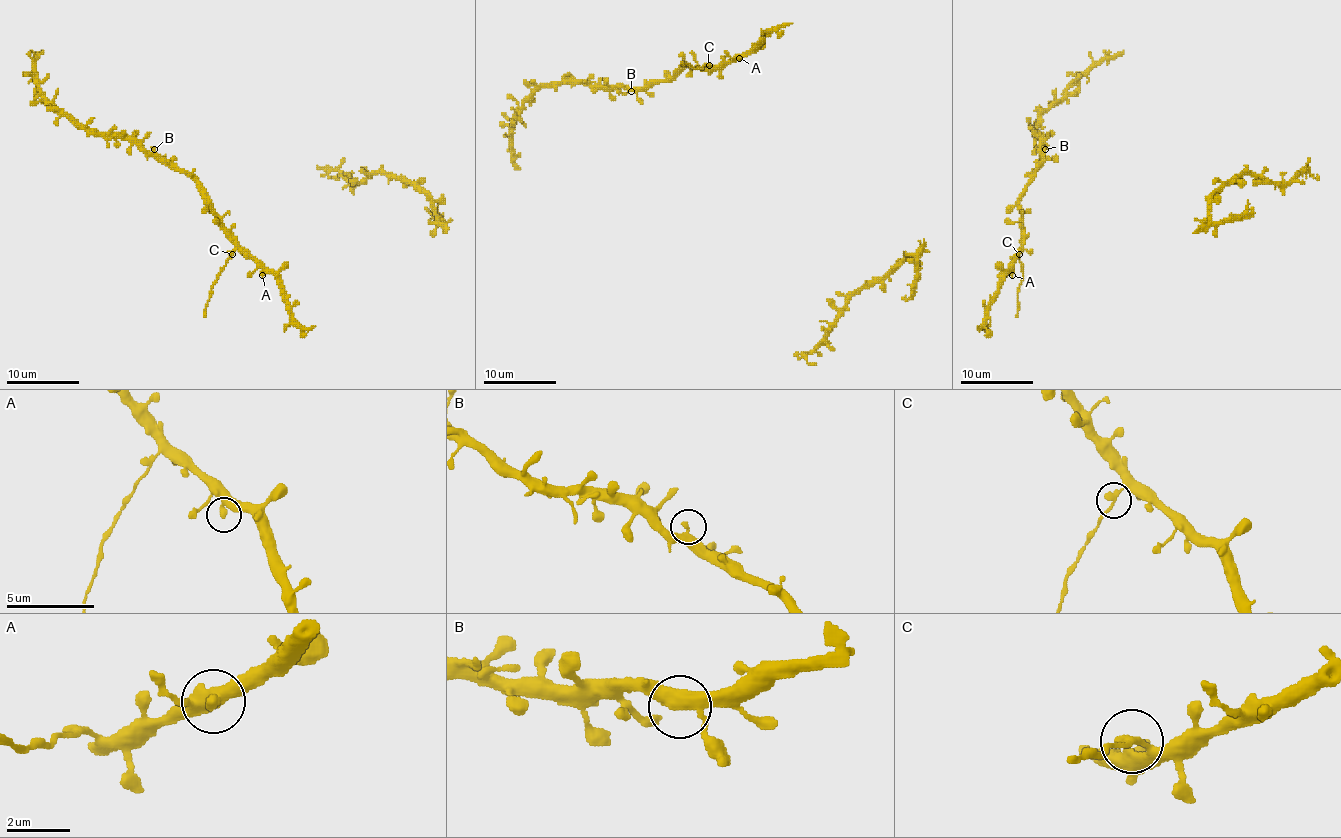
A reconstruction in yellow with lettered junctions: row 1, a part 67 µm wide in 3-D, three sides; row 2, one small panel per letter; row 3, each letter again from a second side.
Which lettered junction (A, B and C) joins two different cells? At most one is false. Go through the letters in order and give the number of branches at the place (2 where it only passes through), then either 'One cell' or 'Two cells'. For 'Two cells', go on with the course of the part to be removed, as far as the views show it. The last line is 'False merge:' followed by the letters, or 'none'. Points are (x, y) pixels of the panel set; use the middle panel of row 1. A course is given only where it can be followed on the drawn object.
A: Branches: 2. One cell
B: Branches: 2. One cell
C: Branches: 2. Two cells. Course of the part to remove: (708, 65), (695, 69), (681, 62)
False merge: C

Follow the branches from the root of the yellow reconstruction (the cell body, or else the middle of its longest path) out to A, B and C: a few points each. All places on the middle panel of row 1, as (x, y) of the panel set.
A: (765, 47), (739, 58)
B: (765, 47), (754, 52), (735, 54), (717, 67), (686, 65), (666, 80), (650, 80), (642, 87), (631, 91)
C: (765, 47), (754, 52), (735, 54), (719, 65), (708, 65)

